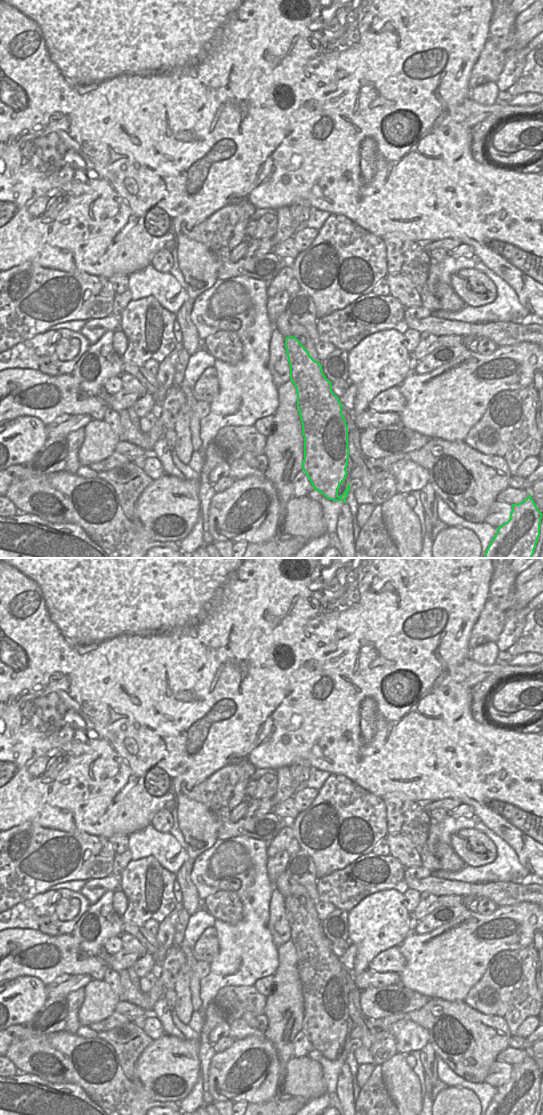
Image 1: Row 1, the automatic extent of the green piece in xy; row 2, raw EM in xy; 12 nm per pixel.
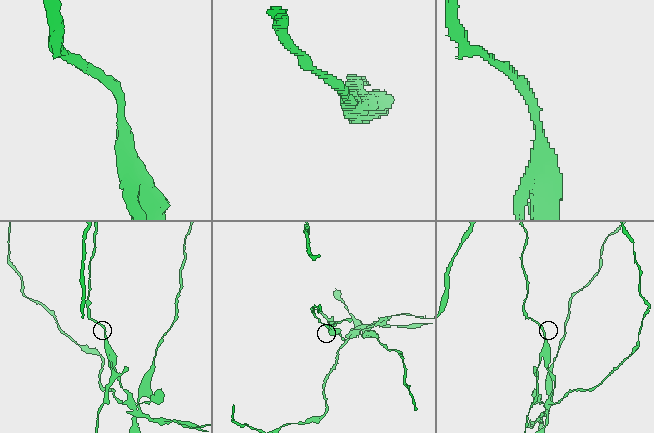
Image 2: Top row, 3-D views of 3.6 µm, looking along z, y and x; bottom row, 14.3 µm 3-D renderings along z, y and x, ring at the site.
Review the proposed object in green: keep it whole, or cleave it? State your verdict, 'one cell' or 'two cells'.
two cells

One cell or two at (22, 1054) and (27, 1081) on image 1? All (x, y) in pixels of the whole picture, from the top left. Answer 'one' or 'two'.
two

